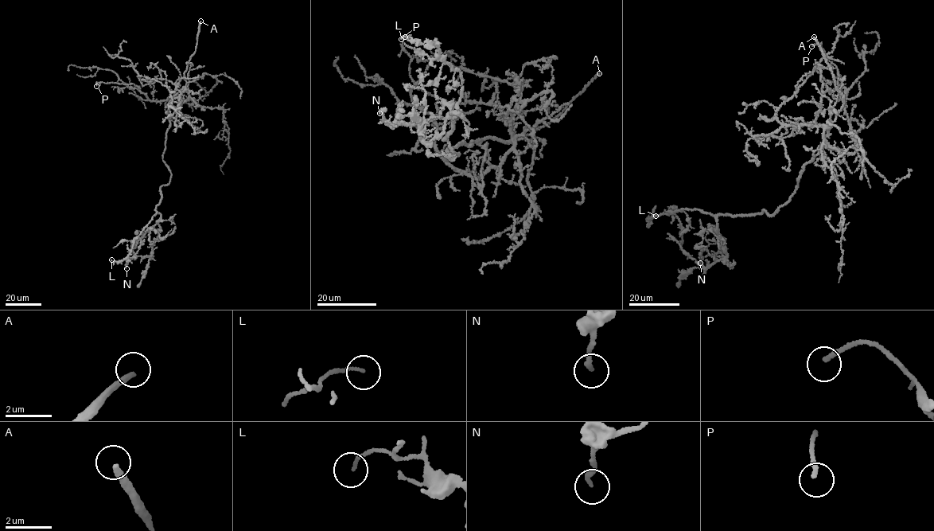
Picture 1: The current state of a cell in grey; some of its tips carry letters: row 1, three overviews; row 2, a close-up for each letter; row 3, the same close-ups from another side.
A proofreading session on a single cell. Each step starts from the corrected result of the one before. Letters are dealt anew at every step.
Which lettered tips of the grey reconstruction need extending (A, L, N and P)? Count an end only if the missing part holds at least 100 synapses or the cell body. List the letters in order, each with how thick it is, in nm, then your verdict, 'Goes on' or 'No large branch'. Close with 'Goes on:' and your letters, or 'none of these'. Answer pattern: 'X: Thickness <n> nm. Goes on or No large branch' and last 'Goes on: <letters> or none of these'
A: Thickness 240 nm. Goes on
L: Thickness 140 nm. No large branch
N: Thickness 190 nm. No large branch
P: Thickness 200 nm. No large branch
Goes on: A

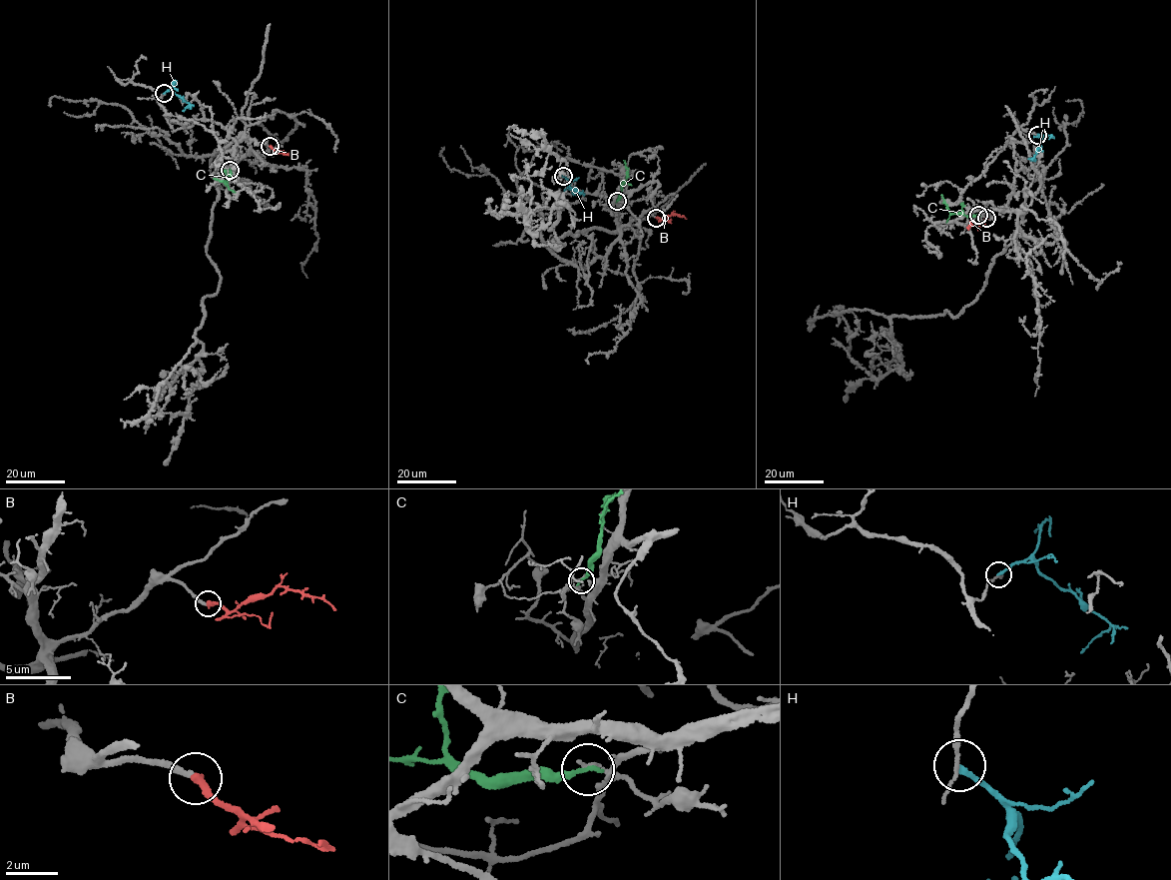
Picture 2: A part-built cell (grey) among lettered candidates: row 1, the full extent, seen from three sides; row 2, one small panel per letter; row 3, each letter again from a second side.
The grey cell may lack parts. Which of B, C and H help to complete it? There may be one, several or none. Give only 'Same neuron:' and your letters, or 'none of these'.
Same neuron: B

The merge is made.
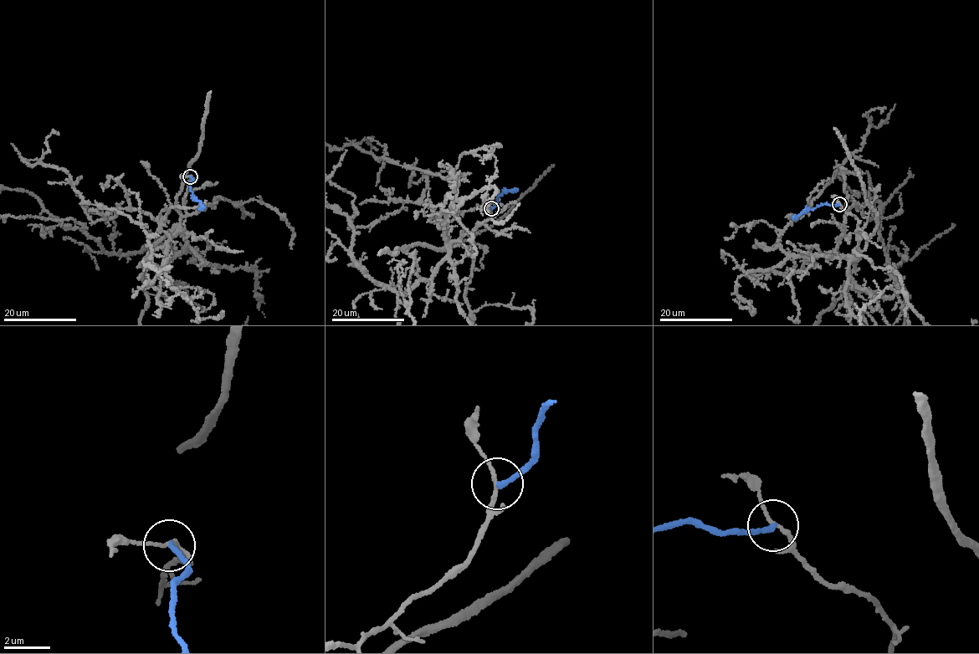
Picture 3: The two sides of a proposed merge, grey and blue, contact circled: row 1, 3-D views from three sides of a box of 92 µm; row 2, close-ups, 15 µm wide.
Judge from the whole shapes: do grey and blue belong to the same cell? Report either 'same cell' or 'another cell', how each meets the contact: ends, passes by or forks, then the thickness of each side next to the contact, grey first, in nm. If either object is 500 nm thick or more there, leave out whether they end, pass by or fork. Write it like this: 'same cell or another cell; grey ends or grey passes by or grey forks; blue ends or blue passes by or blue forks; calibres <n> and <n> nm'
another cell; grey passes by; blue ends; calibres 150 and 240 nm

